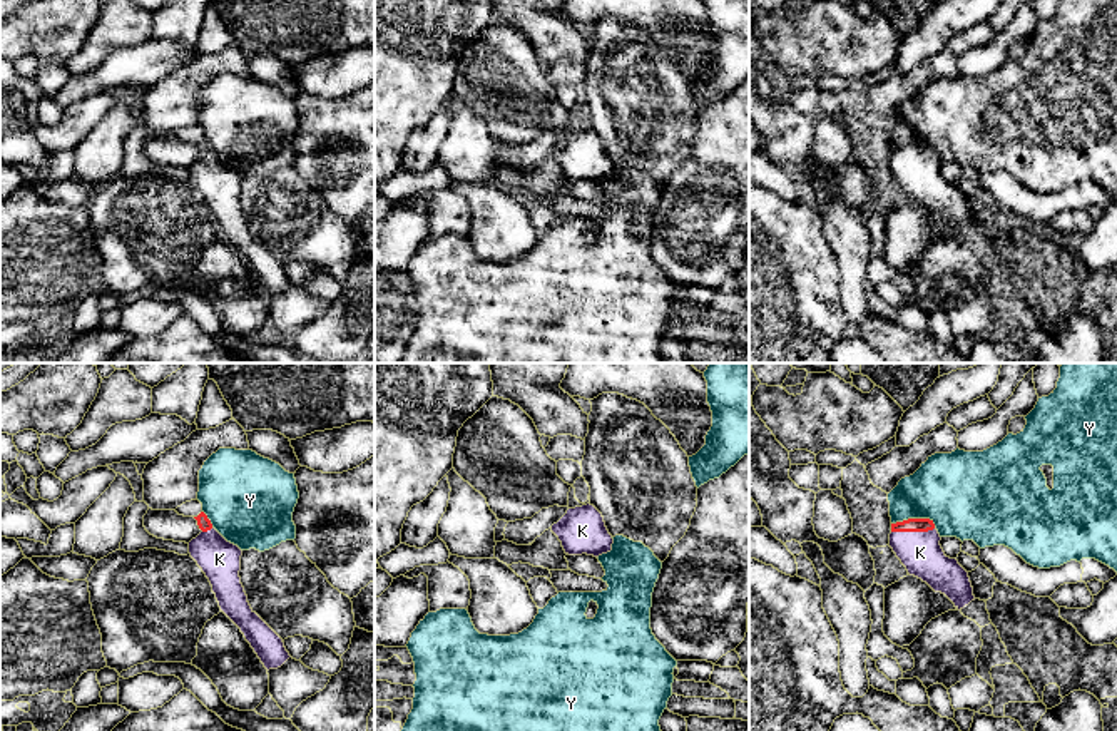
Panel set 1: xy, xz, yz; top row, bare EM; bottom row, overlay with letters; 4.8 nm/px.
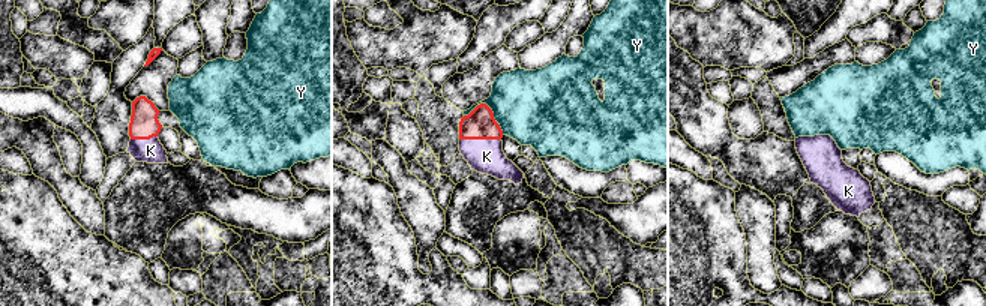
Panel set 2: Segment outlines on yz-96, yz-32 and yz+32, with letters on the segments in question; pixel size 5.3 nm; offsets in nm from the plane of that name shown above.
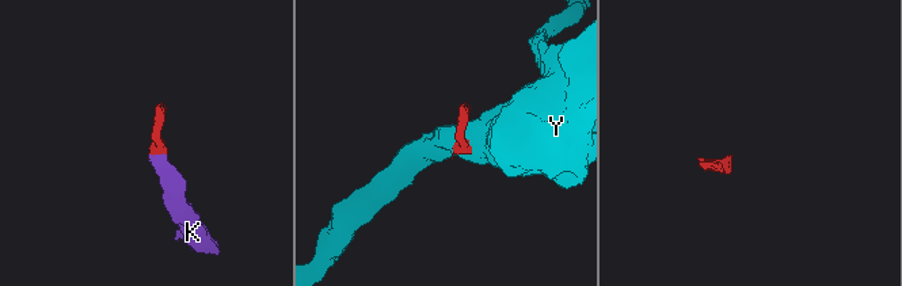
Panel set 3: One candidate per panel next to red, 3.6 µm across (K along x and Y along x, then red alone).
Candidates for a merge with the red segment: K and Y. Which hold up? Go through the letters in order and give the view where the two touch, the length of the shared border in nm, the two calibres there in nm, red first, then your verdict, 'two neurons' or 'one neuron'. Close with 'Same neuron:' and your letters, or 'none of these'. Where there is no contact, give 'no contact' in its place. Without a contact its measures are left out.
K: meets red in yz; contact 220 nm long; 60 nm thick on the red side, 200 nm on the other; one neuron
Y: meets red in yz; contact 220 nm long; 60 nm thick on the red side, 380 nm on the other; two neurons
Same neuron: K

